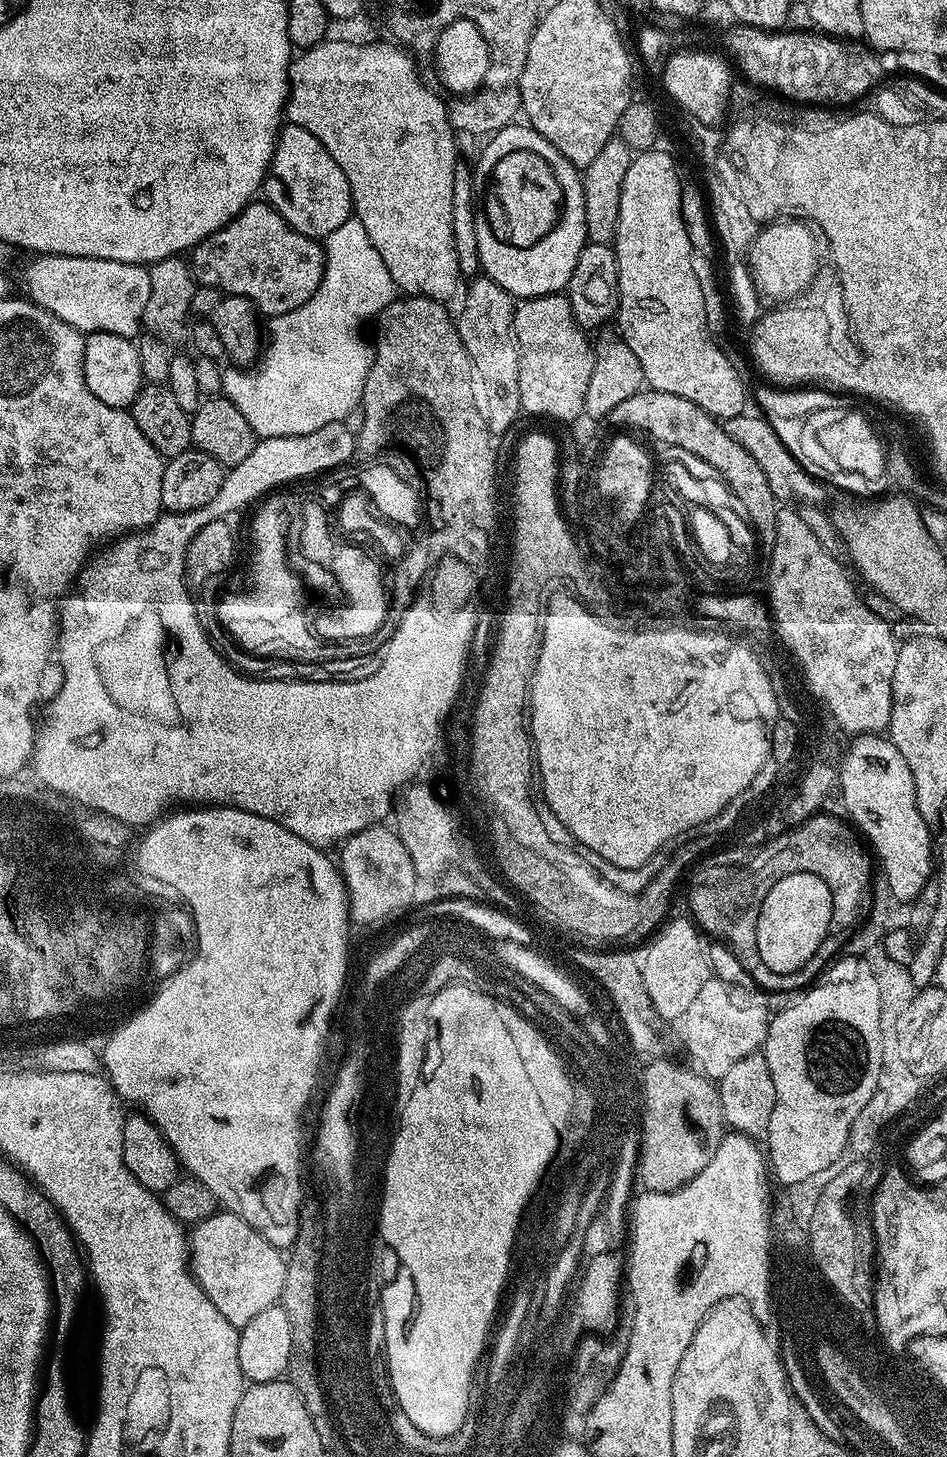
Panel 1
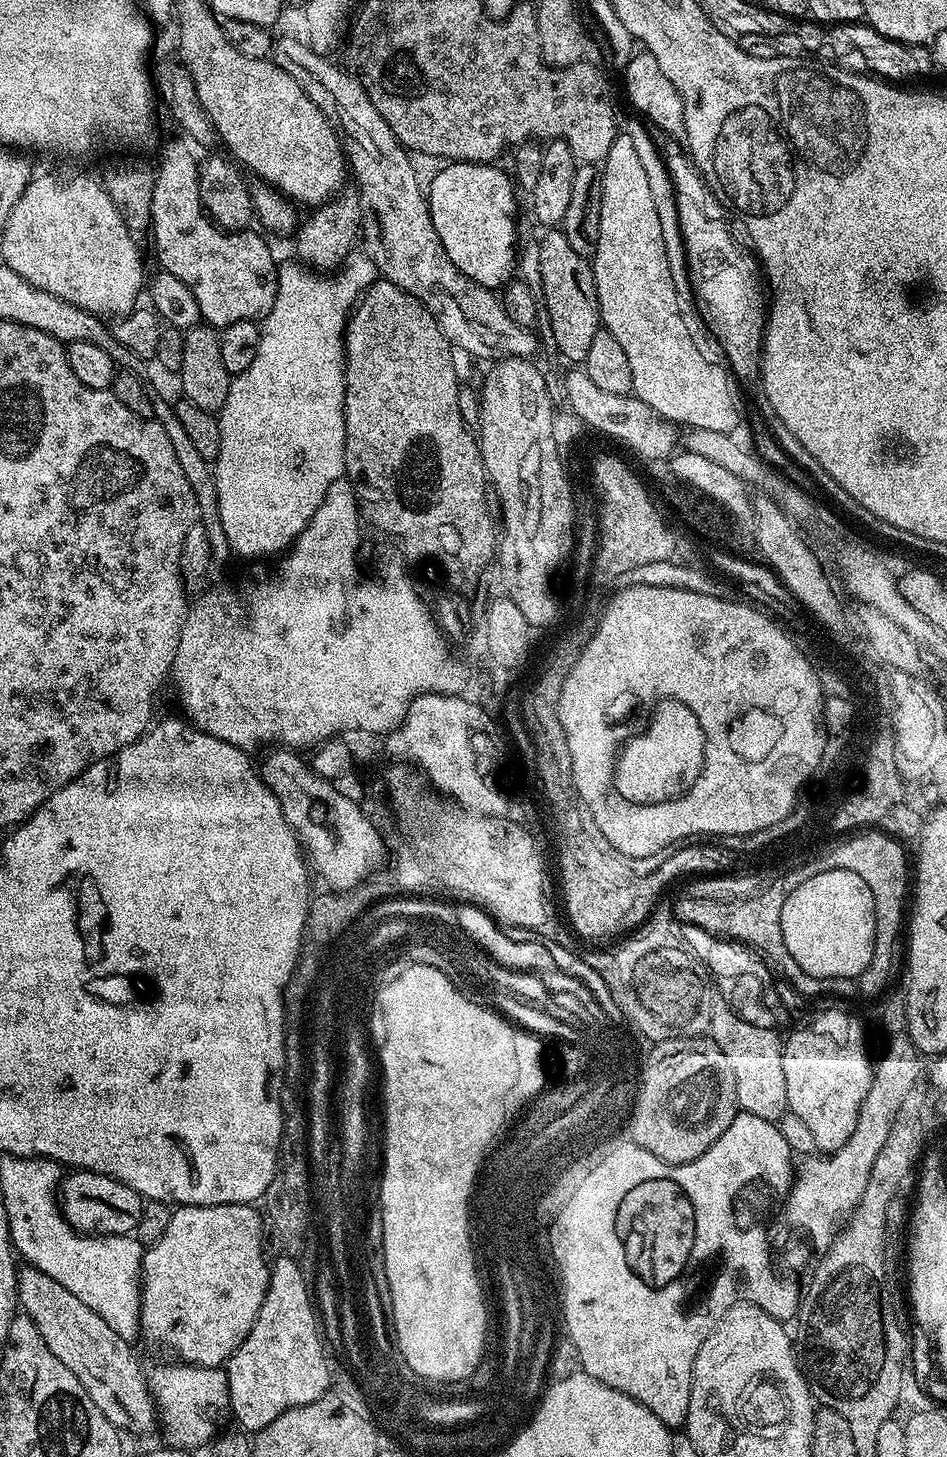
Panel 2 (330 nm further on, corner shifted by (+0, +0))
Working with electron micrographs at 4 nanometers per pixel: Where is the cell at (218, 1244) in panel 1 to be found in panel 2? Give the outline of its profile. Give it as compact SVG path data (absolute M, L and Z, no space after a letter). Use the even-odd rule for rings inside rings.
M186 1204L175 1209L176 1212L168 1220L168 1225L160 1232L160 1237L151 1245L147 1245L144 1261L140 1264L140 1326L139 1331L152 1344L161 1344L168 1352L173 1352L177 1361L186 1364L197 1364L199 1368L218 1368L227 1365L233 1354L242 1346L244 1339L258 1318L263 1299L266 1298L269 1261L262 1250L262 1236L248 1234L248 1208L244 1204L219 1204L218 1206L202 1206Z

